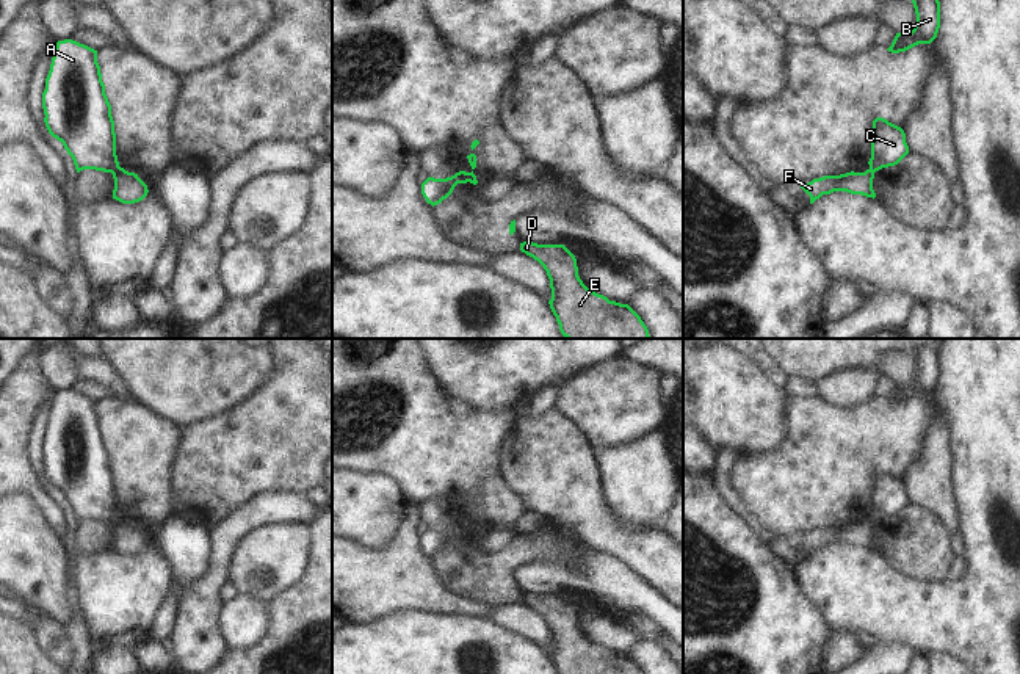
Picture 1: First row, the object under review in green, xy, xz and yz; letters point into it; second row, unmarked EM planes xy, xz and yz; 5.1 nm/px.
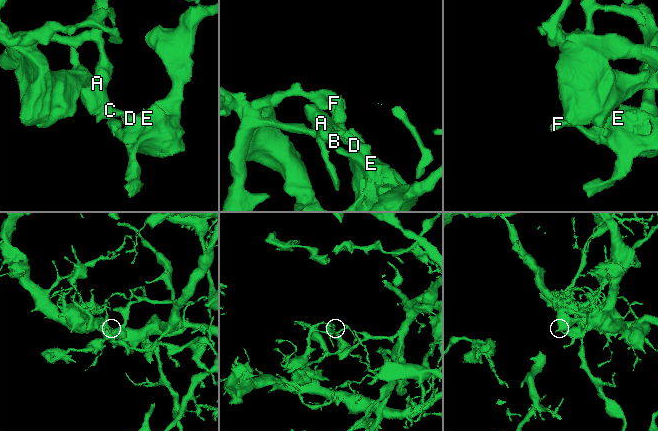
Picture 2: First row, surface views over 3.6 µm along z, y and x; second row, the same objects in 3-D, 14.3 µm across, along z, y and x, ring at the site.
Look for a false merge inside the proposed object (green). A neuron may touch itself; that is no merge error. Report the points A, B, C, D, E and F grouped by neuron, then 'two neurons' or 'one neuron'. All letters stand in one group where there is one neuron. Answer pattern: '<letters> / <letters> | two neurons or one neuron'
A B C / D E F | two neurons

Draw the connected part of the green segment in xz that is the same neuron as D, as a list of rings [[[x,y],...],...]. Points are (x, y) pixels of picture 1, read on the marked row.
[[[523,241],[520,251],[547,271],[548,304],[566,339],[652,339],[628,304],[609,301],[583,284],[577,259],[564,245]]]

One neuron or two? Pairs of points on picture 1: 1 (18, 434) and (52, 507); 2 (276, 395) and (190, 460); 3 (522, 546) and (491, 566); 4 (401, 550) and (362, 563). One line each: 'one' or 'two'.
1: one
2: one
3: one
4: one

